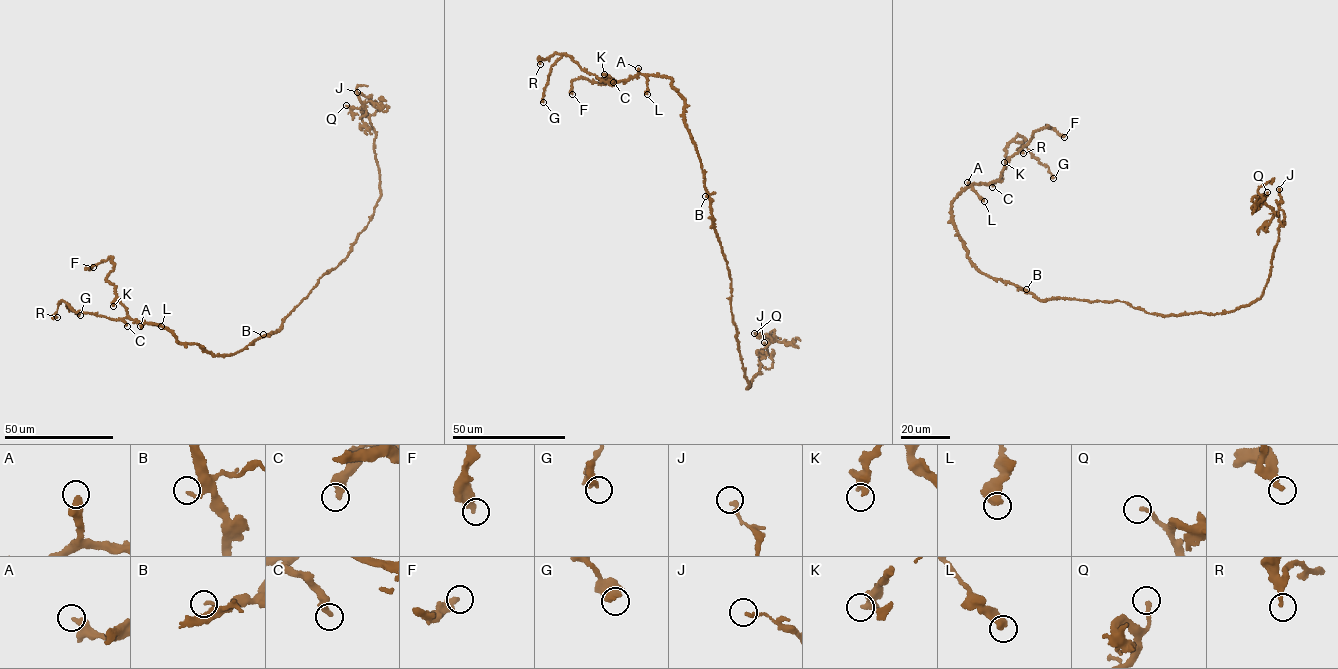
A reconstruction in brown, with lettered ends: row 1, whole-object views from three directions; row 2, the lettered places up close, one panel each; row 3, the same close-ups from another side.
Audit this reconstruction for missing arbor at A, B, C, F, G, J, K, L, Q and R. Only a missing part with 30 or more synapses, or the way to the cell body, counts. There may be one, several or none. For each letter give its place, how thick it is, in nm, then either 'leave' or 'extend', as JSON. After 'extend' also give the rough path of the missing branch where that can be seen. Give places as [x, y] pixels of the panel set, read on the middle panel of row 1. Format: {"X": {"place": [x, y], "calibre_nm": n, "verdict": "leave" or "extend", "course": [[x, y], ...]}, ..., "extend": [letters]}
{"A": {"place": [638, 68], "calibre_nm": 400, "verdict": "leave"}, "B": {"place": [705, 196], "calibre_nm": 180, "verdict": "leave"}, "C": {"place": [613, 82], "calibre_nm": 440, "verdict": "leave"}, "F": {"place": [572, 94], "calibre_nm": 400, "verdict": "leave"}, "G": {"place": [543, 102], "calibre_nm": 440, "verdict": "leave"}, "J": {"place": [764, 342], "calibre_nm": 200, "verdict": "leave"}, "K": {"place": [604, 74], "calibre_nm": 420, "verdict": "leave"}, "L": {"place": [647, 94], "calibre_nm": 500, "verdict": "leave"}, "Q": {"place": [754, 333], "calibre_nm": 200, "verdict": "extend", "course": [[754, 333], [744, 328], [727, 330], [726, 323], [716, 317]]}, "R": {"place": [540, 64], "calibre_nm": 280, "verdict": "leave"}, "extend": ["Q"]}

